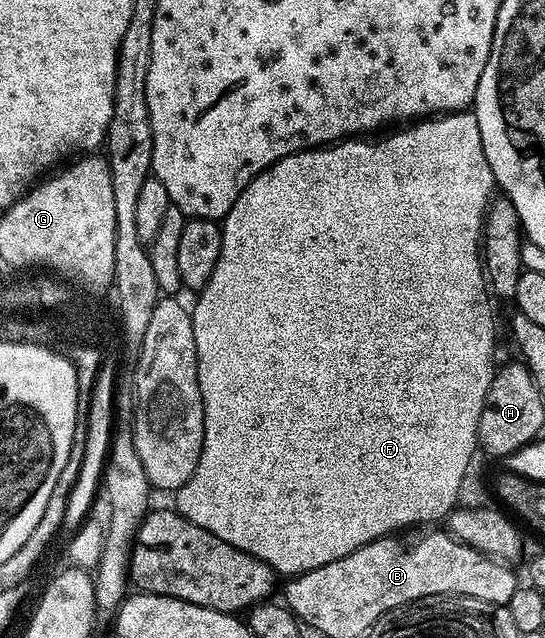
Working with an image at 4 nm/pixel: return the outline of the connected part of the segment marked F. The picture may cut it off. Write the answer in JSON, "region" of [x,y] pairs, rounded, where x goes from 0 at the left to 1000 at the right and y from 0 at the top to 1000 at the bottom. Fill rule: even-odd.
{"region":[[[853,172],[853,174],[850,174],[850,176],[824,176],[824,177],[820,177],[820,179],[802,179],[802,180],[798,180],[798,182],[794,182],[794,183],[791,183],[791,185],[780,185],[780,187],[774,187],[774,188],[767,188],[767,190],[761,190],[761,191],[756,191],[756,193],[750,193],[750,194],[749,194],[749,196],[747,196],[747,197],[734,197],[734,199],[728,199],[728,201],[727,201],[727,202],[725,202],[725,204],[719,204],[719,205],[714,205],[714,207],[719,207],[719,208],[716,208],[716,210],[714,210],[714,213],[705,213],[705,212],[699,212],[699,213],[697,213],[697,215],[695,215],[695,216],[640,216],[640,218],[637,218],[637,219],[626,219],[626,221],[622,221],[622,223],[618,223],[618,224],[613,224],[613,226],[606,226],[606,227],[600,227],[600,229],[589,229],[589,230],[585,230],[585,232],[561,232],[561,234],[558,234],[558,237],[554,237],[554,238],[541,238],[541,240],[539,240],[539,241],[532,241],[532,243],[530,243],[530,245],[527,245],[527,246],[525,246],[525,248],[517,248],[517,249],[516,249],[516,251],[512,251],[512,252],[510,252],[510,254],[503,254],[503,255],[501,255],[501,257],[499,257],[499,259],[497,259],[497,260],[494,260],[494,263],[492,263],[492,265],[488,265],[488,266],[486,266],[486,268],[484,268],[484,270],[475,270],[475,271],[473,271],[473,273],[472,273],[472,276],[470,276],[470,277],[466,277],[466,281],[464,281],[464,282],[462,282],[462,284],[461,284],[461,285],[459,285],[459,292],[451,292],[451,298],[444,298],[444,304],[442,304],[442,306],[440,306],[440,309],[439,309],[439,310],[437,310],[437,317],[429,317],[429,323],[428,323],[428,324],[426,324],[426,326],[424,326],[424,329],[420,329],[420,331],[418,331],[418,335],[417,335],[417,339],[413,339],[413,340],[411,340],[411,343],[409,343],[409,346],[407,346],[407,392],[406,392],[406,393],[404,393],[404,397],[402,397],[402,398],[400,398],[400,417],[393,417],[393,429],[385,429],[385,436],[383,436],[383,437],[382,437],[382,440],[380,440],[380,442],[378,442],[378,448],[376,448],[376,450],[374,450],[374,451],[371,451],[371,453],[365,453],[365,458],[363,458],[363,462],[361,462],[361,464],[367,464],[367,466],[363,466],[363,467],[361,467],[361,470],[360,470],[360,478],[356,478],[356,480],[354,480],[354,478],[350,478],[350,483],[349,483],[349,487],[350,487],[350,491],[352,491],[352,509],[354,509],[354,511],[356,511],[356,536],[358,536],[358,538],[360,538],[360,572],[361,572],[361,574],[363,574],[363,599],[365,599],[365,600],[367,600],[367,616],[369,616],[369,618],[371,618],[371,630],[372,630],[372,632],[374,632],[374,668],[376,668],[376,680],[374,680],[374,697],[372,697],[372,699],[371,699],[371,702],[369,702],[369,715],[367,715],[367,721],[365,721],[365,724],[363,724],[363,726],[361,726],[361,734],[360,734],[360,735],[358,735],[358,737],[356,737],[356,740],[354,740],[354,746],[352,746],[352,748],[349,748],[349,751],[347,751],[347,752],[345,752],[345,754],[341,754],[341,755],[339,755],[339,759],[338,759],[338,760],[334,760],[334,762],[332,762],[332,765],[328,765],[328,766],[325,766],[325,768],[323,768],[323,770],[321,770],[321,771],[319,771],[319,781],[323,781],[323,790],[319,790],[319,796],[321,796],[321,801],[325,801],[325,803],[328,803],[328,804],[330,804],[330,807],[332,807],[332,809],[339,809],[339,810],[341,810],[341,813],[345,813],[345,815],[347,815],[347,817],[349,817],[349,818],[356,818],[356,824],[371,824],[371,831],[385,831],[385,837],[393,837],[393,839],[394,839],[394,840],[398,840],[398,842],[400,842],[400,843],[407,843],[407,850],[422,850],[422,856],[429,856],[429,857],[431,857],[431,859],[435,859],[435,861],[437,861],[437,862],[444,862],[444,864],[446,864],[446,865],[450,865],[450,867],[451,867],[451,868],[459,868],[459,870],[461,870],[461,871],[464,871],[464,873],[466,873],[466,875],[473,875],[473,876],[475,876],[475,878],[479,878],[479,879],[481,879],[481,881],[488,881],[488,882],[490,882],[490,884],[492,884],[492,886],[495,886],[495,889],[497,889],[497,890],[501,890],[501,893],[503,893],[503,895],[506,895],[506,898],[510,898],[510,900],[519,900],[519,901],[521,901],[521,897],[523,897],[523,900],[525,900],[525,901],[523,901],[523,904],[528,904],[528,906],[534,906],[534,904],[538,904],[538,903],[547,903],[547,901],[550,901],[550,898],[554,898],[554,897],[567,897],[567,895],[569,895],[569,893],[576,893],[576,892],[578,892],[578,890],[589,890],[589,889],[591,889],[591,887],[598,887],[598,886],[600,886],[600,884],[604,884],[604,882],[606,882],[606,881],[613,881],[613,879],[615,879],[615,878],[618,878],[618,876],[620,876],[620,875],[628,875],[628,873],[629,873],[629,871],[633,871],[633,870],[635,870],[635,868],[642,868],[642,867],[644,867],[644,865],[648,865],[648,864],[650,864],[650,862],[657,862],[657,861],[659,861],[659,859],[662,859],[662,857],[664,857],[664,856],[672,856],[672,854],[673,854],[673,853],[677,853],[677,851],[679,851],[679,850],[686,850],[686,848],[688,848],[688,846],[699,846],[699,843],[703,843],[703,842],[705,842],[705,840],[717,840],[717,839],[721,839],[721,837],[727,837],[727,835],[732,835],[732,832],[730,832],[730,831],[732,831],[732,828],[741,828],[741,826],[745,826],[745,824],[747,824],[747,821],[778,821],[778,820],[782,820],[782,818],[783,818],[783,815],[807,815],[807,817],[813,817],[813,815],[815,815],[815,813],[817,813],[817,810],[820,810],[820,807],[822,807],[822,804],[824,804],[824,803],[828,803],[828,801],[829,801],[829,798],[831,798],[831,796],[835,796],[835,795],[839,795],[839,790],[840,790],[840,788],[839,788],[839,785],[837,785],[837,784],[839,784],[839,781],[840,781],[840,768],[842,768],[842,763],[844,763],[844,760],[846,760],[846,754],[848,754],[848,743],[851,743],[851,741],[853,741],[853,735],[855,735],[855,727],[857,727],[857,726],[859,726],[859,723],[861,723],[861,721],[862,721],[862,715],[864,715],[864,713],[866,713],[866,712],[870,712],[870,710],[872,710],[872,708],[875,708],[875,705],[877,705],[877,691],[875,691],[875,688],[873,688],[873,676],[875,676],[875,674],[877,674],[877,655],[879,655],[879,654],[881,654],[881,650],[883,650],[883,649],[884,649],[884,636],[886,636],[886,635],[888,635],[888,625],[890,625],[890,624],[892,624],[892,618],[894,618],[894,616],[895,616],[895,613],[897,613],[897,611],[899,611],[899,605],[901,605],[901,603],[903,603],[903,591],[905,591],[905,588],[906,588],[906,575],[905,575],[905,577],[903,577],[903,569],[906,569],[906,567],[908,567],[908,564],[910,564],[910,508],[908,508],[908,505],[906,505],[906,503],[903,503],[903,476],[901,476],[901,473],[903,473],[903,475],[905,475],[905,472],[903,472],[903,470],[901,470],[901,469],[899,469],[899,464],[897,464],[897,459],[895,459],[895,458],[894,458],[894,456],[892,456],[892,434],[890,434],[890,429],[888,429],[888,415],[886,415],[886,412],[884,412],[884,359],[886,359],[886,356],[888,356],[888,335],[890,335],[890,332],[894,332],[894,329],[895,329],[895,321],[897,321],[897,318],[899,318],[899,315],[901,315],[901,313],[903,313],[903,312],[905,312],[905,307],[906,307],[906,296],[908,296],[908,295],[910,295],[910,281],[908,281],[908,279],[906,279],[906,273],[905,273],[905,271],[903,271],[903,268],[901,268],[901,266],[899,266],[899,254],[892,254],[892,241],[890,241],[890,240],[888,240],[888,237],[886,237],[886,235],[884,235],[884,210],[877,210],[877,191],[875,191],[875,190],[873,190],[873,179],[872,179],[872,174],[866,174],[866,172]]]}

